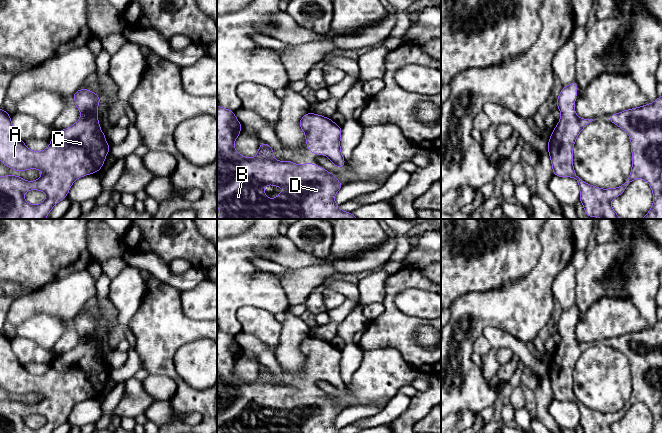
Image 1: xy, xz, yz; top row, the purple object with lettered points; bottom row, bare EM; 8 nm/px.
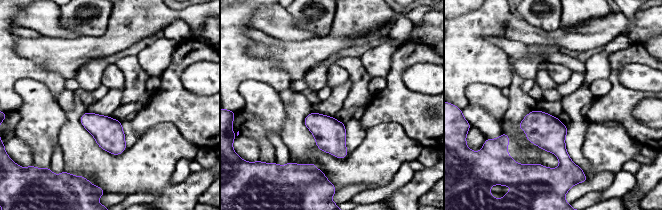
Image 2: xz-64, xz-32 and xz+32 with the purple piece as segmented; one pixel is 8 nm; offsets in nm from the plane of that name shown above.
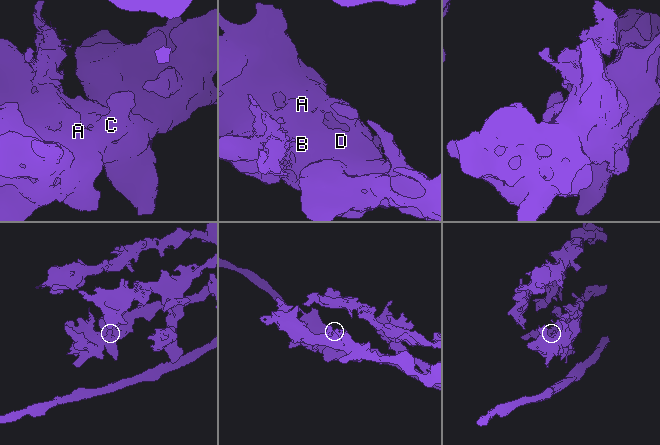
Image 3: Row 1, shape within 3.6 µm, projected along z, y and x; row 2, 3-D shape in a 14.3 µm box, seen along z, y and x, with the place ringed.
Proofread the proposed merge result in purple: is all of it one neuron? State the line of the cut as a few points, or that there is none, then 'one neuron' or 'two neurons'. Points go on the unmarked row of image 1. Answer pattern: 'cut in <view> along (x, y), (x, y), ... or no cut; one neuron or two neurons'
no cut; one neuron

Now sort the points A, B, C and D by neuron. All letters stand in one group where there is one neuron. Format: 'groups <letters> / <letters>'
groups A B C D

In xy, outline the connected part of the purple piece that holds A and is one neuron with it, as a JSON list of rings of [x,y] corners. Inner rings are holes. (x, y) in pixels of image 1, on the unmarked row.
[[[79,313],[73,319],[75,331],[81,336],[80,343],[69,352],[57,355],[50,363],[50,369],[42,375],[30,374],[17,359],[11,340],[0,333],[0,385],[8,392],[26,395],[40,393],[42,400],[35,405],[26,405],[21,401],[0,400],[0,433],[52,433],[58,426],[68,420],[73,406],[81,401],[94,398],[102,393],[110,370],[105,363],[105,357],[100,353],[98,345],[98,329],[100,319],[89,313]],[[29,414],[40,414],[47,418],[46,423],[32,429],[25,425],[24,417]]]

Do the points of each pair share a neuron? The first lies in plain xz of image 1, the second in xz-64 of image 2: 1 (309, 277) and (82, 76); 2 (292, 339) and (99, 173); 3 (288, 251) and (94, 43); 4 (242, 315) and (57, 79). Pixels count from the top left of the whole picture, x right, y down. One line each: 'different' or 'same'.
1: different
2: same
3: different
4: different

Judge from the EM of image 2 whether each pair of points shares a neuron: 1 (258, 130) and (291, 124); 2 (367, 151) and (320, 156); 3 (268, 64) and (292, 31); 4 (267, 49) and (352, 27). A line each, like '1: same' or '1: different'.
1: different
2: same
3: different
4: same

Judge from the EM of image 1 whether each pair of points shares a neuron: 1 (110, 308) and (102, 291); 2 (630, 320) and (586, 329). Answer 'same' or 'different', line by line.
1: same
2: same

